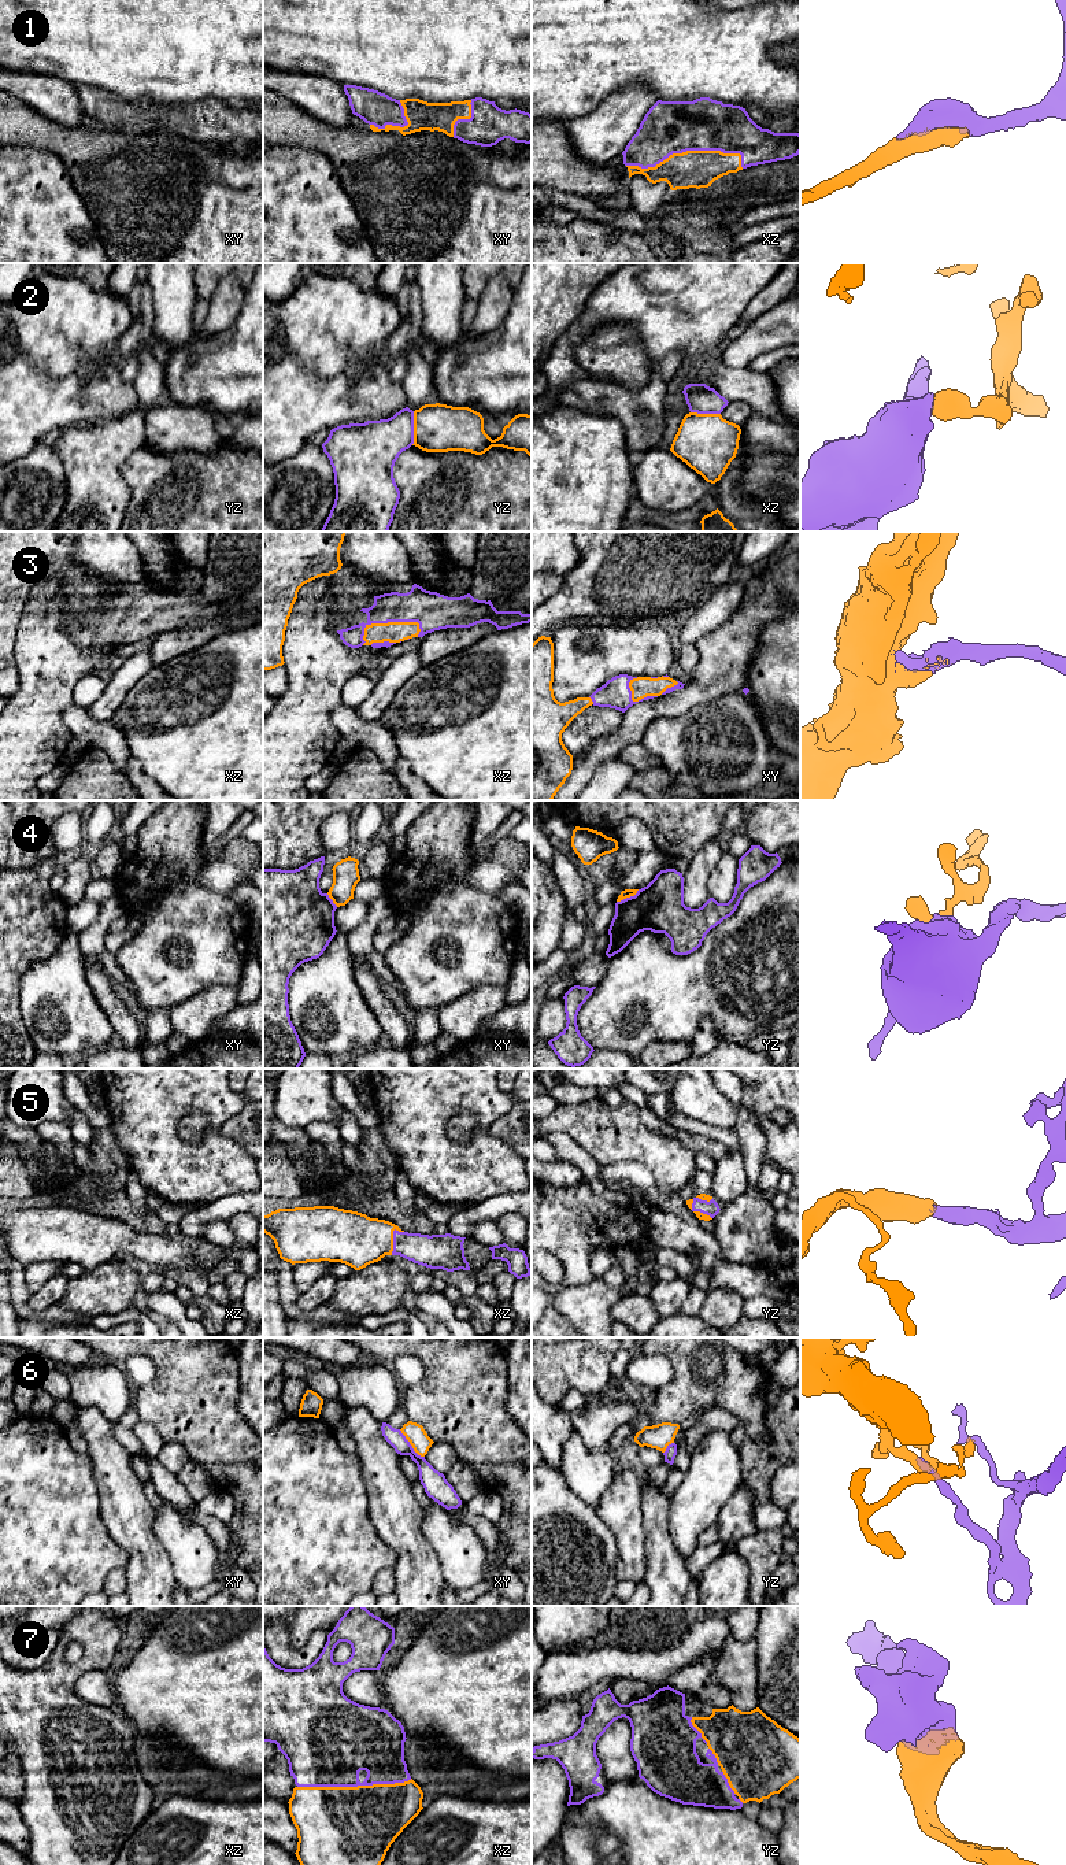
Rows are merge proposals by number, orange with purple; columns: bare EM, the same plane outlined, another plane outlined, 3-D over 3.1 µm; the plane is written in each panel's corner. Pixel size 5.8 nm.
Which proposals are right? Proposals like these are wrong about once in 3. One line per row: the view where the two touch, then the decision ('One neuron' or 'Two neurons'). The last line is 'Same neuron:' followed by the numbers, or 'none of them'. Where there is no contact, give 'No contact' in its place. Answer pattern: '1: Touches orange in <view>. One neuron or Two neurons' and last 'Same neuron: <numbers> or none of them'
1: Touches orange in xz. One neuron
2: Touches orange in yz. Two neurons
3: Touches orange in xz. One neuron
4: Touches orange in yz. Two neurons
5: Touches orange in xz. One neuron
6: Touches orange in xy. Two neurons
7: Touches orange in xz. One neuron
Same neuron: 1, 3, 5, 7

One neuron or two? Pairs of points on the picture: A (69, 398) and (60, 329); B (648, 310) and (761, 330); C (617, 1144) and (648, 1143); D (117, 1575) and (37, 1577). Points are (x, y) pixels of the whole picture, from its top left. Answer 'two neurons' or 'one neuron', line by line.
A: one neuron
B: two neurons
C: one neuron
D: two neurons

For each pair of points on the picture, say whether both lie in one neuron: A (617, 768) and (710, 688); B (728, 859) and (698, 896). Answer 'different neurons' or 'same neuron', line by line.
A: different neurons
B: different neurons

